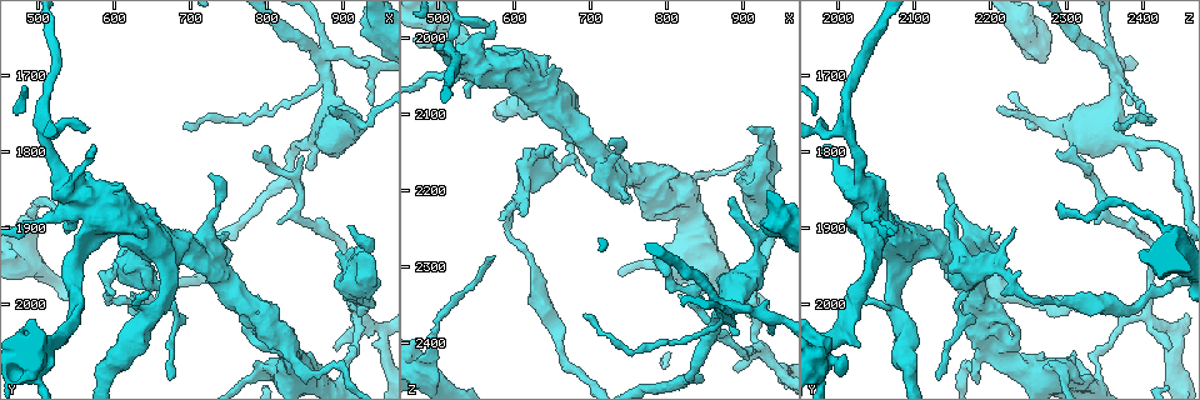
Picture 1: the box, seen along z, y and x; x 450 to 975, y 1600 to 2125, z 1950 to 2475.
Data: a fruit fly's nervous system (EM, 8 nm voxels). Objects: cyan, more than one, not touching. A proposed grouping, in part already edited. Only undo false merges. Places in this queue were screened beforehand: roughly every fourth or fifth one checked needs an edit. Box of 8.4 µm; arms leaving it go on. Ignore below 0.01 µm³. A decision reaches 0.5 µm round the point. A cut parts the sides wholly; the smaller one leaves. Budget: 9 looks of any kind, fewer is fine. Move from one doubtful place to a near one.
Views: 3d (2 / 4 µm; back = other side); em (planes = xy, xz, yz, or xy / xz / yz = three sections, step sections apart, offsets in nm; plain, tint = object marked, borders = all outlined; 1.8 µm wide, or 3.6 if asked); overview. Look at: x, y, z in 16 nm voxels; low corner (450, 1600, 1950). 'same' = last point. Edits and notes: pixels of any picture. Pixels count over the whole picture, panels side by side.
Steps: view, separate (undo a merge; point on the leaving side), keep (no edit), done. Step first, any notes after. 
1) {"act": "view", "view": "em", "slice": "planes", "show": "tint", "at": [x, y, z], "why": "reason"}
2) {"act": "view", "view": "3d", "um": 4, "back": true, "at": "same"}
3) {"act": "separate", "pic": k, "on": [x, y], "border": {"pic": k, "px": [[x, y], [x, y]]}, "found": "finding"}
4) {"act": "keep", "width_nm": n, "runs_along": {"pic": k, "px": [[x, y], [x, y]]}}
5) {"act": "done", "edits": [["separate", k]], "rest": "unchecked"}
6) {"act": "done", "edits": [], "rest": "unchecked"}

{"act": "view", "view": "em", "slice": "planes", "show": "tint", "at": [920, 2020, 2375], "why": "looks like a crossing"}

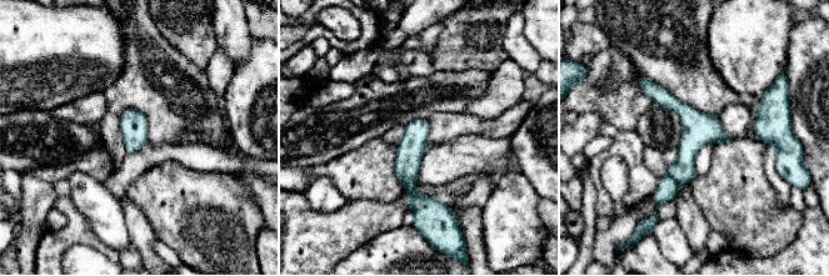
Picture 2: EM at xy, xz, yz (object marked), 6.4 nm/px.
{"act": "separate", "pic": 2, "on": [683, 171], "border": {"pic": 2, "px": [[667, 175], [678, 184]]}, "found": "a second neuron is stuck on"}

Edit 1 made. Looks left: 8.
{"act": "view", "view": "overview"}

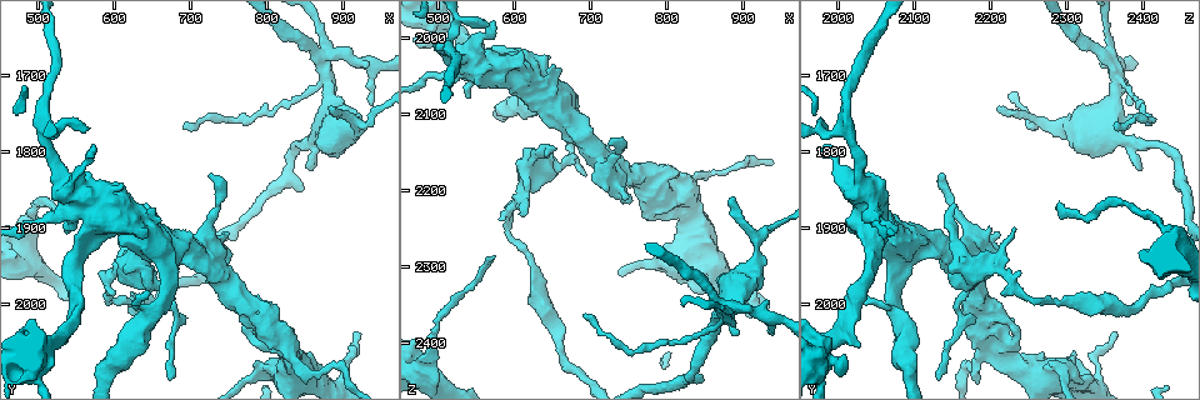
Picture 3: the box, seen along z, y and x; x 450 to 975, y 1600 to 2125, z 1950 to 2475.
{"act": "view", "view": "em", "slice": "yz", "step": 16, "show": "tint", "at": [825, 2050, 2210], "why": "sudden change in width"}

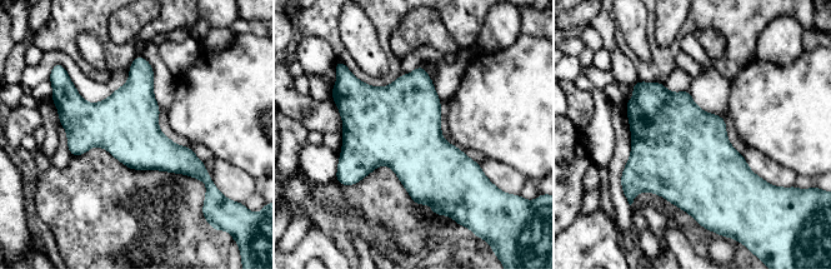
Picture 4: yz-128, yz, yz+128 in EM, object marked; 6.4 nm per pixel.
{"act": "keep", "found": "all the same neuron"}

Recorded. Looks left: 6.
{"act": "view", "view": "3d", "um": 4, "at": [560, 1875, 2040], "why": "calibre changes"}

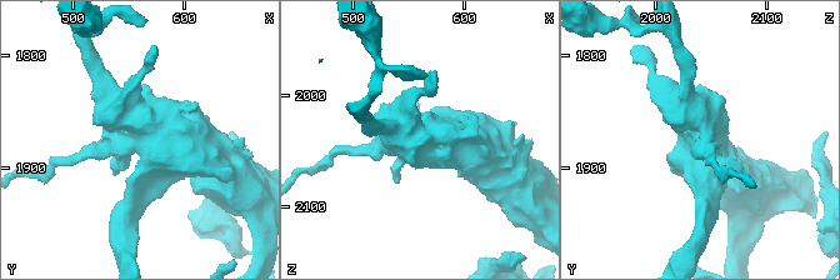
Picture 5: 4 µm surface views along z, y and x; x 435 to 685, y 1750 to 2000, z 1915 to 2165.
{"act": "view", "view": "em", "um": 3.6, "slice": "xy", "step": 8, "show": "tint", "at": [558, 1876, 2040]}

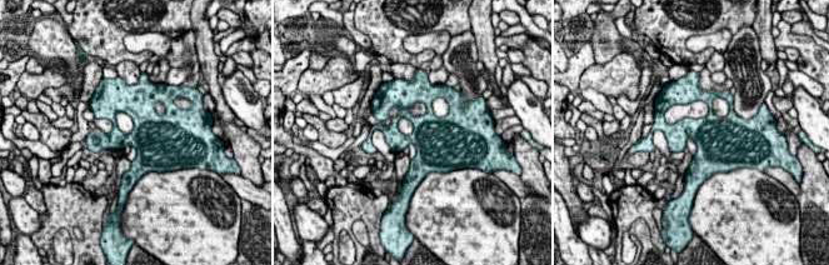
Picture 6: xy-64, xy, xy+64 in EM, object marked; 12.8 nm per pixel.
{"act": "view", "view": "em", "um": 3.6, "slice": "planes", "show": "tint", "at": "same"}

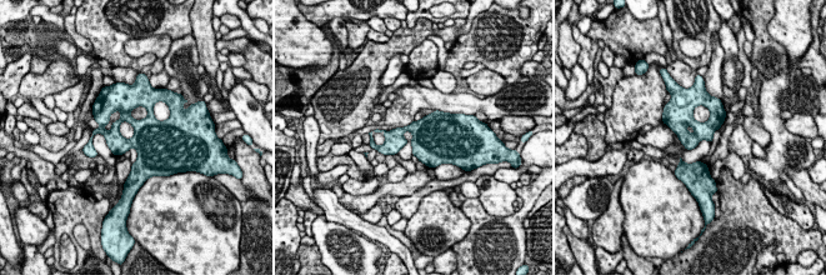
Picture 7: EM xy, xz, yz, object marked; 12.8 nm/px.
{"act": "keep", "found": "all the same neuron"}

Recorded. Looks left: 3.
{"act": "view", "view": "em", "slice": "yz", "step": 16, "show": "tint", "at": [870, 1675, 2350], "why": "four arms meet"}

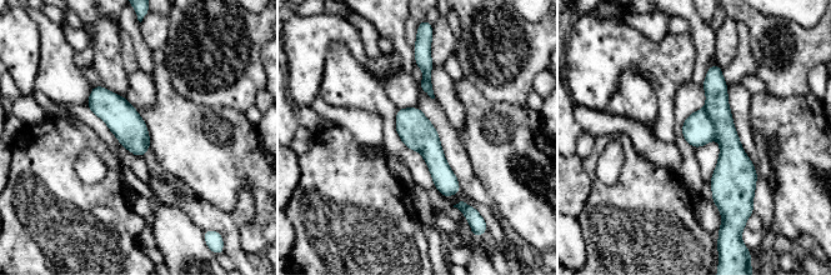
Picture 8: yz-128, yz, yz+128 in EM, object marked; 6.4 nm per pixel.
{"act": "view", "view": "em", "slice": "planes", "show": "tint", "at": "same", "why": "another direction"}

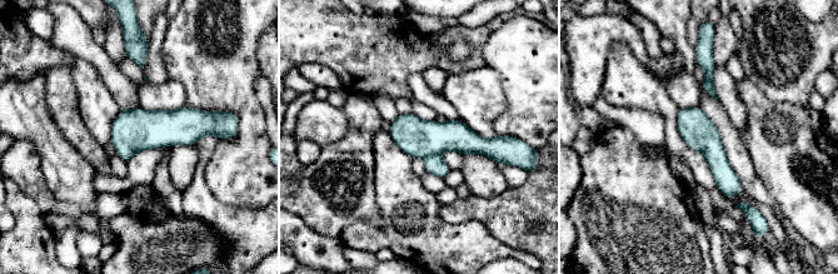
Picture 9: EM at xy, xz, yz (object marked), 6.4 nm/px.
{"act": "separate", "pic": 9, "on": [418, 138], "border": {"pic": 9, "px": [[439, 154], [432, 154], [424, 159]]}, "found": "two neurons meet here"}

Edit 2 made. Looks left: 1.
{"act": "done", "edits": [["separate", 2], ["separate", 9]], "rest": "unchecked"}

